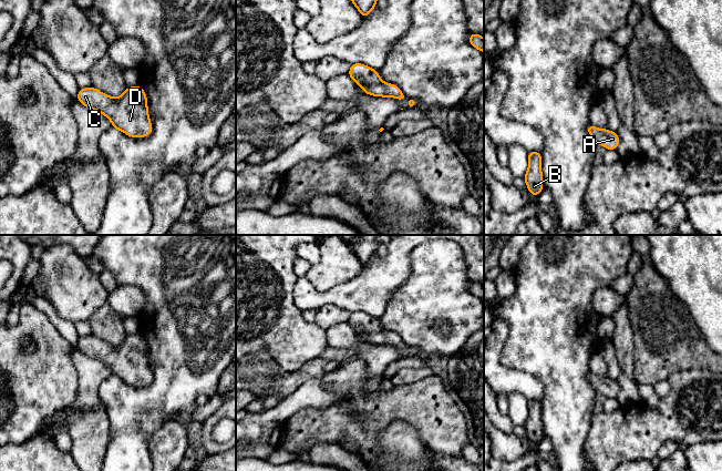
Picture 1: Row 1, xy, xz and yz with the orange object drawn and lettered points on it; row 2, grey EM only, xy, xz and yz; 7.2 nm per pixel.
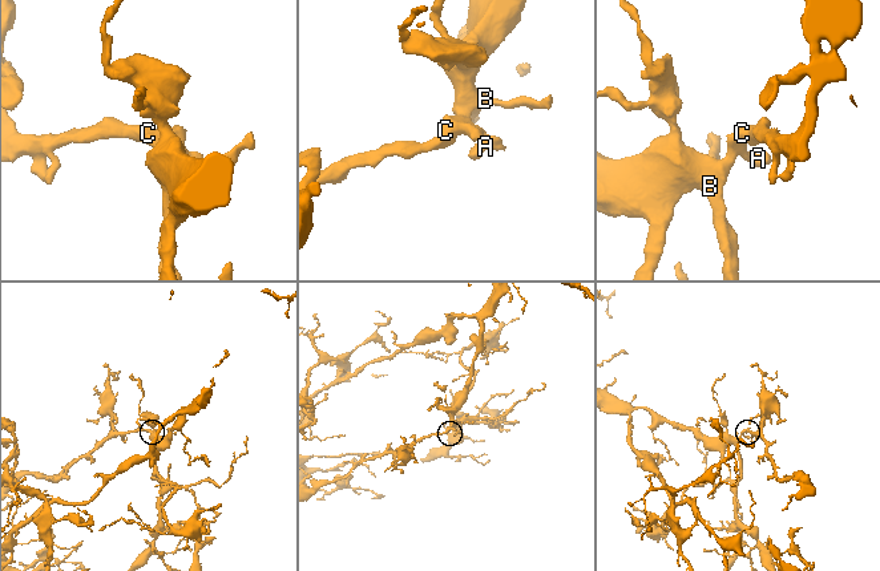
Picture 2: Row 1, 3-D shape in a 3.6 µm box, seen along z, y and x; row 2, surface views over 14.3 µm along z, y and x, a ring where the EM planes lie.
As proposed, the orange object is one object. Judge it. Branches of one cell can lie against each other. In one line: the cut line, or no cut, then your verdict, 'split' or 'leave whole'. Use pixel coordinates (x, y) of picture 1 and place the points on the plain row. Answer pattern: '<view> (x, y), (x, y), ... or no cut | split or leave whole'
no cut | leave whole

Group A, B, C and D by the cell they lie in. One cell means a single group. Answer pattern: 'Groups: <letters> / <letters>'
Groups: A B C D

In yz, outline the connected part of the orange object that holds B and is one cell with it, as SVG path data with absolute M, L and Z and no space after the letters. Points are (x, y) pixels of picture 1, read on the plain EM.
M528 400L528 418L523 426L527 433L528 440L533 444L538 444L543 437L543 421L542 421L542 400Z

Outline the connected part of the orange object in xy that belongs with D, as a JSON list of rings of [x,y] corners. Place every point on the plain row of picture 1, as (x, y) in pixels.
[[[141,334],[127,335],[118,346],[112,346],[93,335],[84,336],[80,337],[75,347],[109,366],[114,377],[131,386],[146,386],[153,379],[146,341]]]

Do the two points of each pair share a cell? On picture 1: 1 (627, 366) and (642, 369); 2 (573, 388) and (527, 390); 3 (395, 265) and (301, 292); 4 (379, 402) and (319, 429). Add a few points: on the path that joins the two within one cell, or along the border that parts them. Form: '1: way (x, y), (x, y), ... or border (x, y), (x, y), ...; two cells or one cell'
1: border (633, 340), (633, 380), (638, 385); two cells
2: border (523, 372), (535, 376), (542, 382), (542, 399); two cells
3: way (372, 287), (325, 297); one cell
4: way (364, 416), (354, 423), (333, 423); one cell

